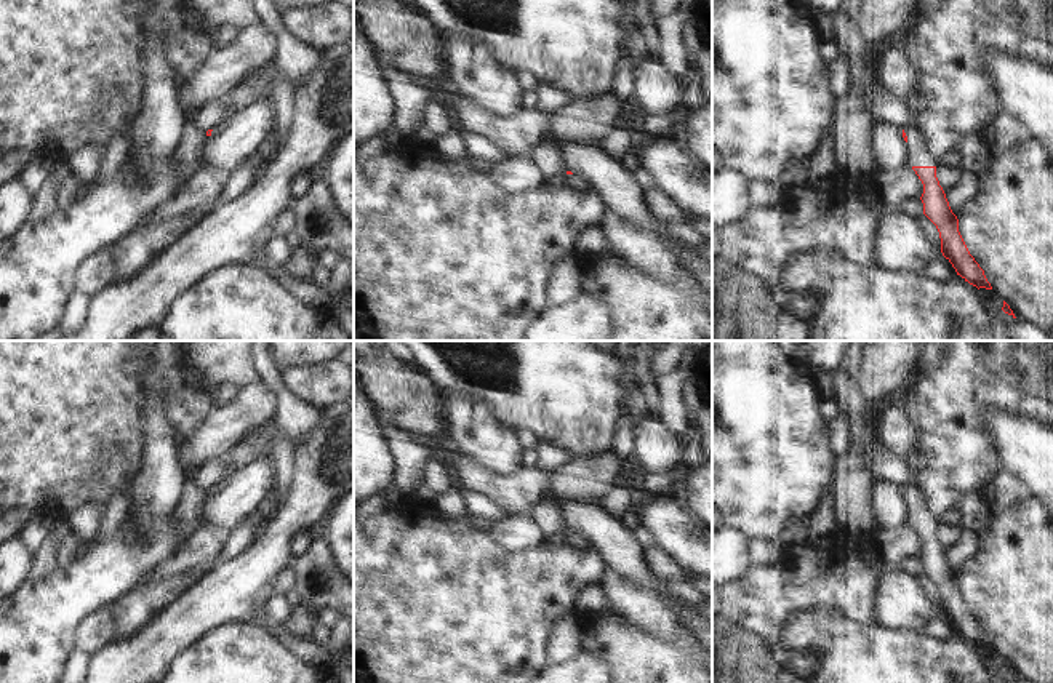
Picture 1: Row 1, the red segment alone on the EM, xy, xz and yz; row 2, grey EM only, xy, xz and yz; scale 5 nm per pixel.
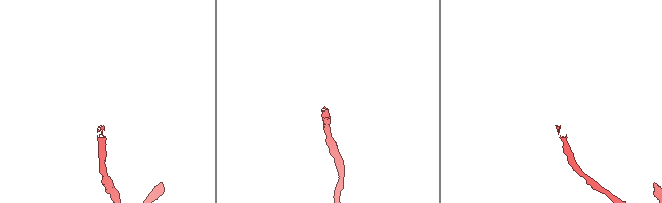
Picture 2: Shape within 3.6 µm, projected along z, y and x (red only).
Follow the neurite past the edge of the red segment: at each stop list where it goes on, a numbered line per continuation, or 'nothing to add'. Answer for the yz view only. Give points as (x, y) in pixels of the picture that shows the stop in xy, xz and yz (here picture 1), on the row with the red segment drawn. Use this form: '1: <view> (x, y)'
1: yz (917, 151)

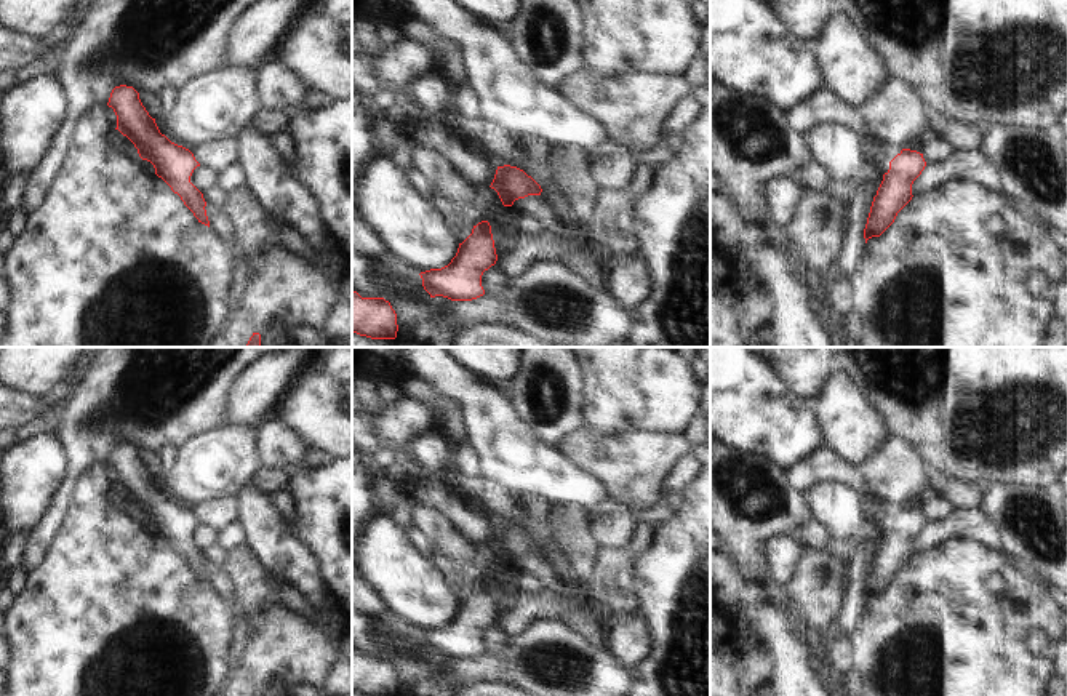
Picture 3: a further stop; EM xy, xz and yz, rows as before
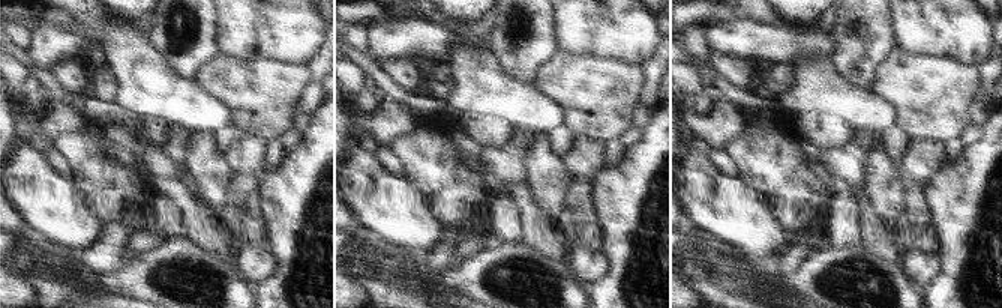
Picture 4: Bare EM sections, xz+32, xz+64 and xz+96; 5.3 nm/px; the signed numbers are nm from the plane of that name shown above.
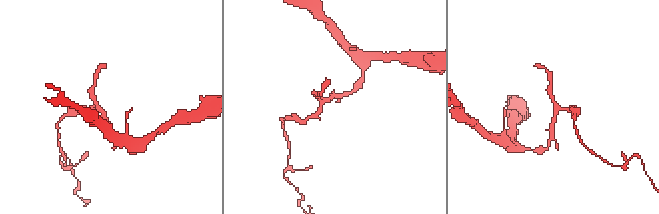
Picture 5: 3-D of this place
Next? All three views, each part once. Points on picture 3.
nothing to add

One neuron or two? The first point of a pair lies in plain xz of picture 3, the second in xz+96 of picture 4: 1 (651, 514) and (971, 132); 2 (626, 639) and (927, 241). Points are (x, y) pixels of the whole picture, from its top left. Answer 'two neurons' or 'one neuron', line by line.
1: one neuron
2: two neurons

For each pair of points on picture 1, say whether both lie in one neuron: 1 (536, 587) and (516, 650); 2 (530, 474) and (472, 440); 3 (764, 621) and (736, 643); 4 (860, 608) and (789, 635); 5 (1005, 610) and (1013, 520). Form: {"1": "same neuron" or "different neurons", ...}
{"1": "same neuron", "2": "different neurons", "3": "different neurons", "4": "different neurons", "5": "same neuron"}

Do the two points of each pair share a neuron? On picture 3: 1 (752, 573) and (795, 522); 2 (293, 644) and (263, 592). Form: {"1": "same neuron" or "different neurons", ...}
{"1": "same neuron", "2": "same neuron"}

